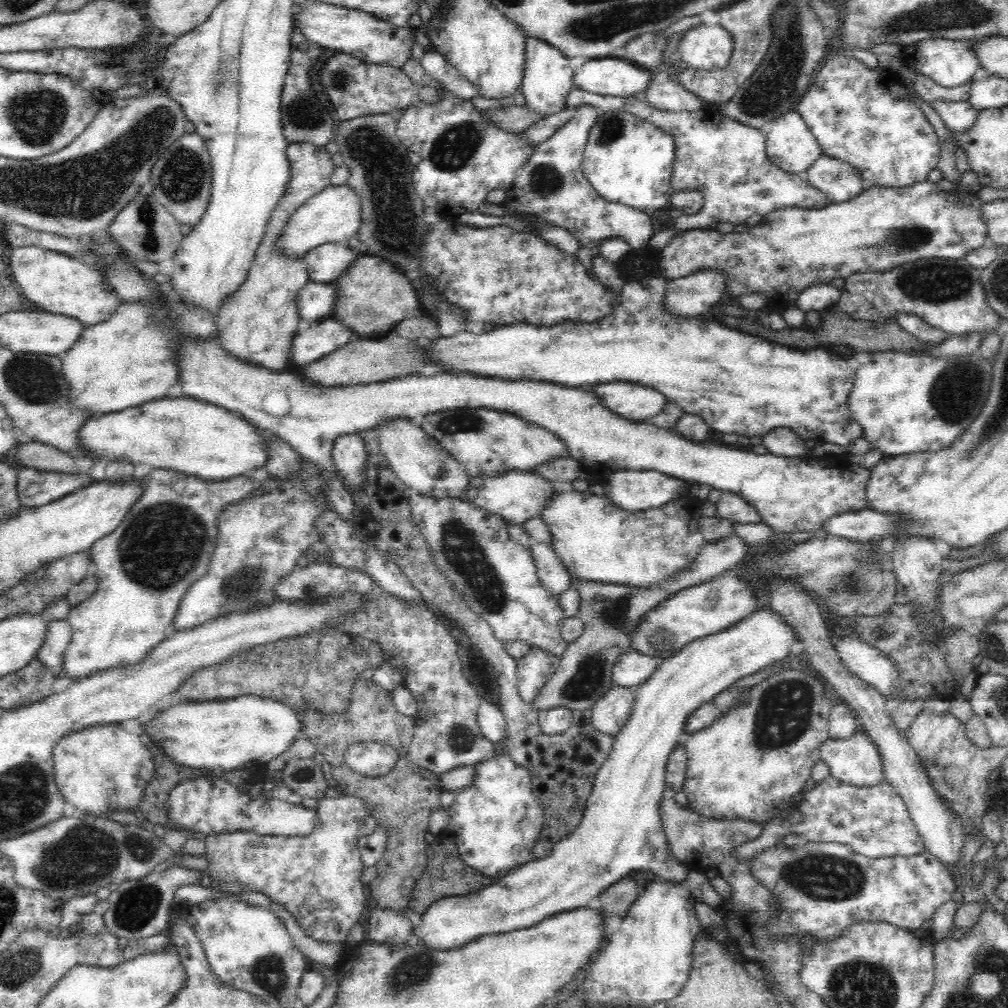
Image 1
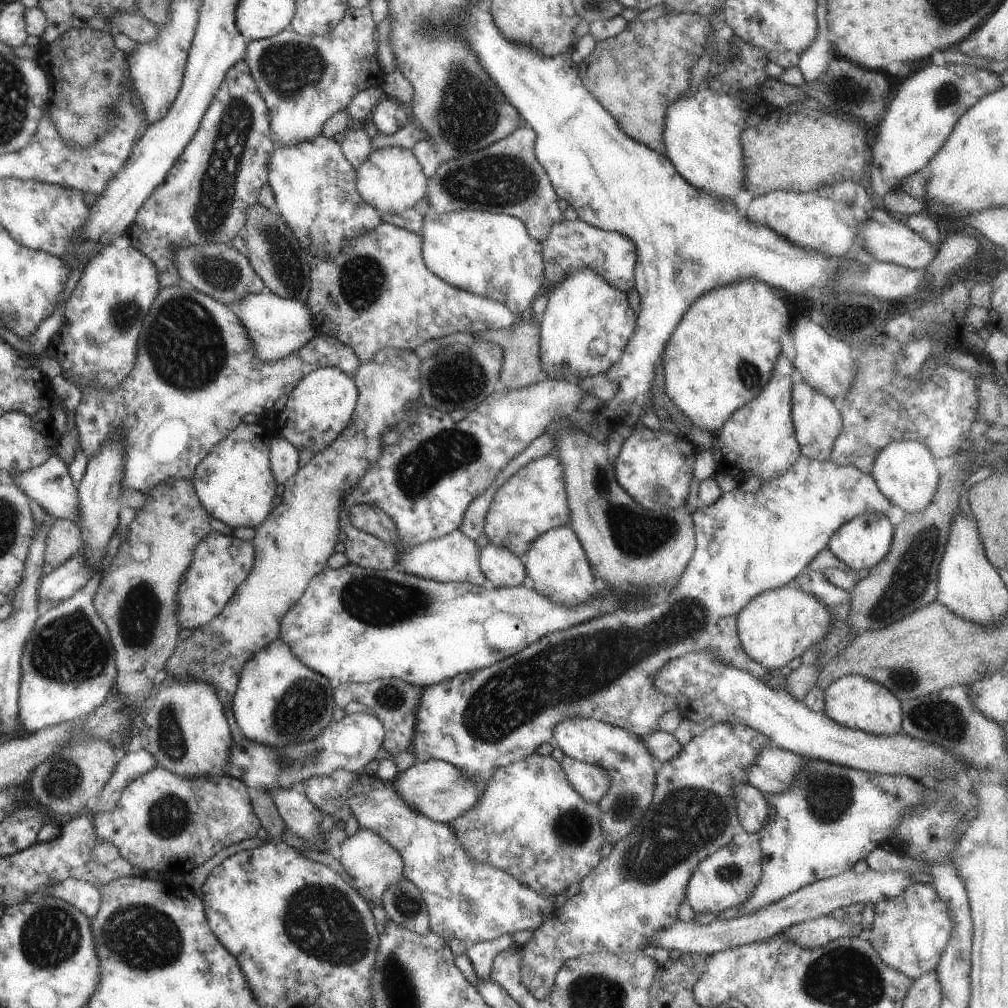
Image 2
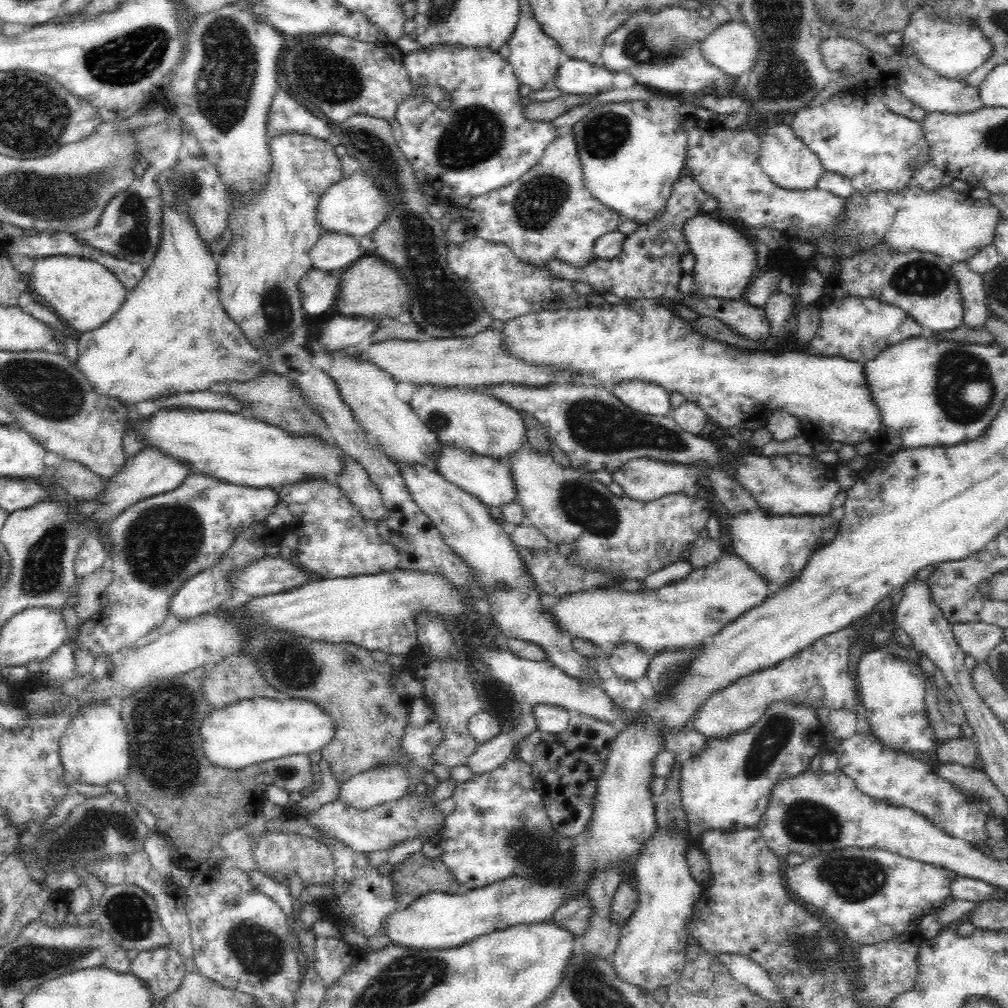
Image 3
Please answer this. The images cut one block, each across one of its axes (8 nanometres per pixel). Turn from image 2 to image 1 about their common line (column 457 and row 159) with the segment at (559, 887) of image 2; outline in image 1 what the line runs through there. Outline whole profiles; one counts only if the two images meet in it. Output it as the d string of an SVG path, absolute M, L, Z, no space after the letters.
M825 154L805 172L808 183L824 192L829 203L848 202L866 190L859 170L843 160Z

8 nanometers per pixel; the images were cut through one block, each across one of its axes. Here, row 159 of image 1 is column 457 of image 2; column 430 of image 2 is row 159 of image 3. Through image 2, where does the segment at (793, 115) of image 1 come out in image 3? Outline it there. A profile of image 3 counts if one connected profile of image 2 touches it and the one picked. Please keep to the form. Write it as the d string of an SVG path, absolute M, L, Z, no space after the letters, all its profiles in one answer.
M778 124L768 128L768 132L761 139L759 165L772 179L772 183L783 190L812 190L825 171L816 153L804 145L804 141L794 133L789 124Z

